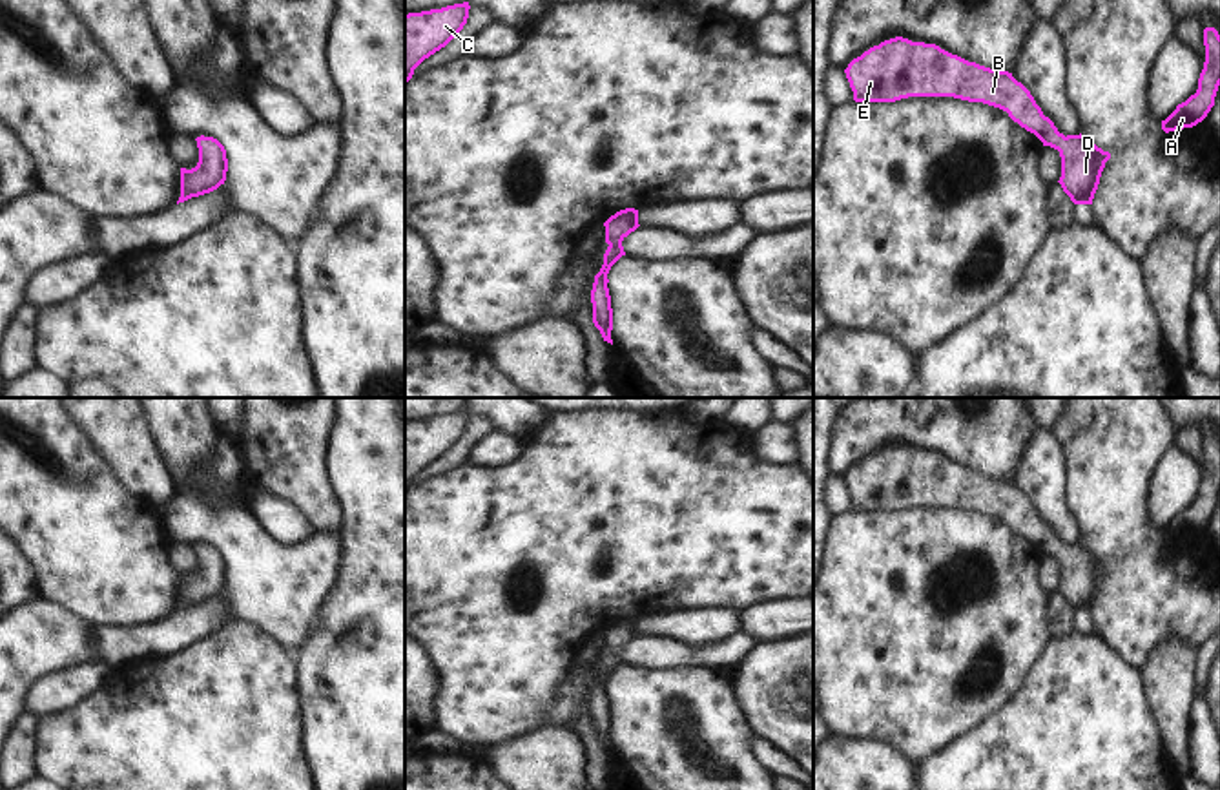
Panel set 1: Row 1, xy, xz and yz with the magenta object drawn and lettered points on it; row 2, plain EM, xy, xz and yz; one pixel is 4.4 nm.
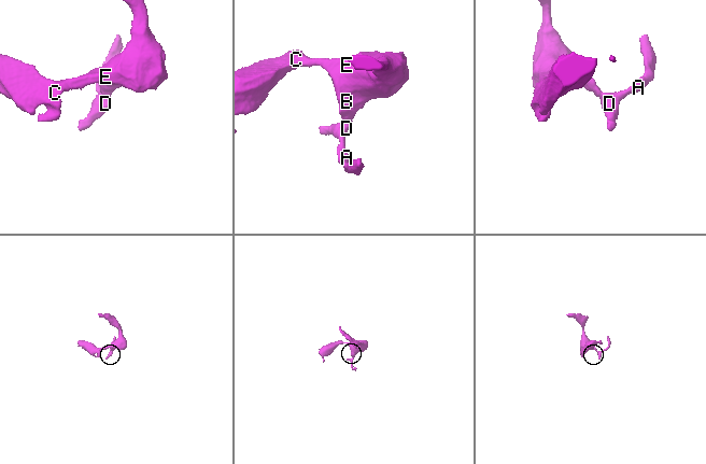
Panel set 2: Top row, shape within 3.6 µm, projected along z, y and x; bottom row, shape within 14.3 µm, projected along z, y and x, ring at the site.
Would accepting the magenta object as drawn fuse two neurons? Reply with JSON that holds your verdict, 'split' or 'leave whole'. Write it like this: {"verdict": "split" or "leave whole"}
{"verdict": "leave whole"}

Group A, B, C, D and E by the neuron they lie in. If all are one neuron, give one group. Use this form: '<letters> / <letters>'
A B C D E

